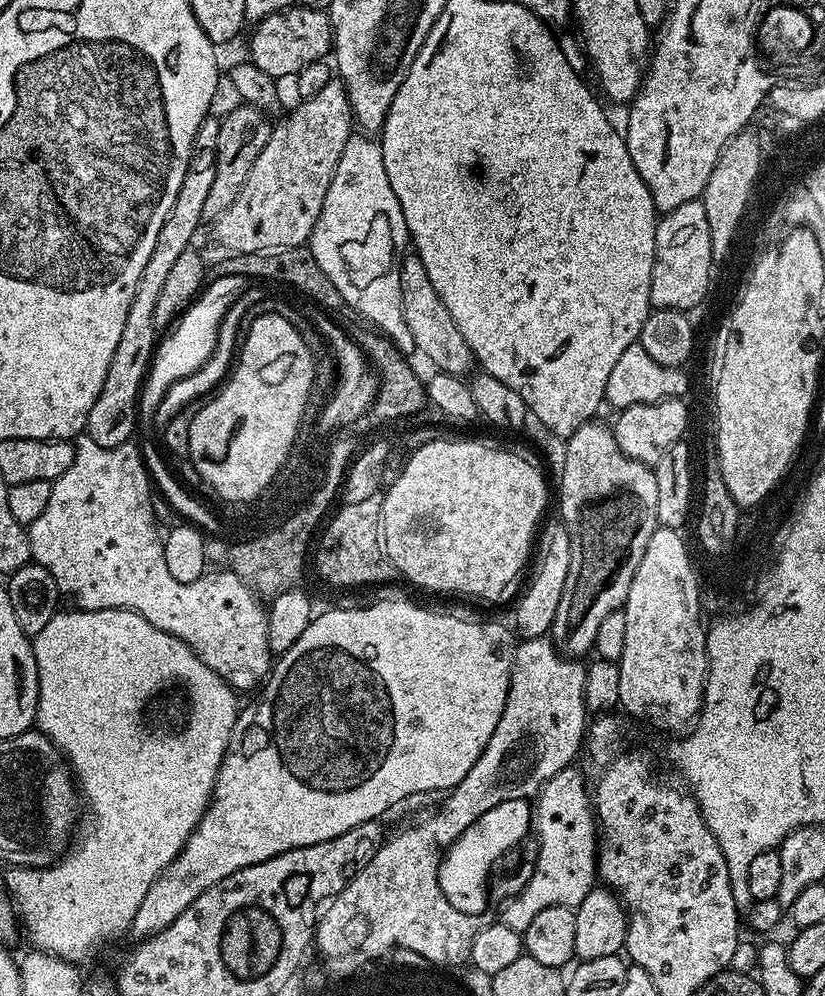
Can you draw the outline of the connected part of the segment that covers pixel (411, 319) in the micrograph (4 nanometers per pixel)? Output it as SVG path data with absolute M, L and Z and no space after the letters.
M408 254L401 260L400 281L402 318L406 318L410 334L414 334L416 352L424 355L433 364L433 369L461 378L467 377L473 371L471 368L474 368L472 351L470 346L466 346L466 338L462 338L458 326L450 318L450 310L442 306L442 298L438 298L438 290L434 290L434 285L430 283L430 278L426 275L426 266L422 266L419 256Z

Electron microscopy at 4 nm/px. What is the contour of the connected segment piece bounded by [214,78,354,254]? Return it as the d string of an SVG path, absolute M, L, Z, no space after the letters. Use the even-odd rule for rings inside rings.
M333 78L319 94L314 94L312 100L300 100L297 105L281 124L273 127L266 146L262 146L262 154L258 154L254 166L250 166L242 194L238 194L230 210L214 222L216 240L228 248L224 250L229 253L268 252L309 243L318 214L322 214L322 202L326 202L326 190L330 190L338 158L342 158L346 142L354 135L354 117L344 82L339 78Z

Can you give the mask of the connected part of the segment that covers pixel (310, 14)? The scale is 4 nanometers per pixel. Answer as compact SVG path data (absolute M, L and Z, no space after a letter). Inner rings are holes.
M293 6L285 8L282 12L270 14L266 19L259 21L252 32L252 41L248 44L247 54L253 64L256 64L258 70L264 70L266 74L275 78L294 78L310 62L318 62L325 59L332 52L332 26L327 11L318 11L314 9Z

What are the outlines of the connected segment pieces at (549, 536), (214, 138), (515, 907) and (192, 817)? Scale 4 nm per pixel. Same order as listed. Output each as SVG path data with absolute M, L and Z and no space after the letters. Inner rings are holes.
M562 522L545 523L538 532L538 543L534 548L534 564L532 581L528 589L519 597L520 605L516 608L516 628L523 639L547 637L552 630L554 614L558 610L558 602L562 602L562 590L566 590L566 574L570 574L570 534Z
M212 114L204 119L202 126L198 126L192 143L190 162L186 166L186 174L182 174L178 198L174 198L174 206L170 214L166 214L162 230L158 230L154 250L150 250L150 262L146 262L142 278L138 278L136 293L130 302L130 311L126 313L126 326L122 326L122 338L118 338L114 358L110 358L110 370L106 370L106 382L102 382L102 390L88 415L86 434L94 438L98 446L113 448L127 444L133 439L132 431L136 428L138 401L144 386L144 377L148 374L148 366L152 363L158 343L154 306L157 305L158 296L171 268L174 267L174 262L184 250L193 247L192 239L195 238L196 231L202 227L202 206L206 204L206 197L210 194L210 185L214 183L216 173L219 129L220 120Z
M565 770L554 774L535 797L534 831L540 841L536 852L536 869L517 896L502 909L502 923L523 934L541 910L562 906L575 910L582 898L590 894L598 880L598 821L594 804L584 793L584 776Z
M107 608L106 610L71 610L64 612L58 610L46 627L32 640L32 649L36 655L38 666L38 678L40 679L40 697L36 707L35 727L48 736L52 743L60 749L74 773L75 783L79 791L88 799L88 808L92 811L92 829L88 837L80 844L80 849L67 858L46 868L22 868L12 866L8 873L2 876L3 883L8 886L8 895L12 897L13 905L18 913L19 923L28 931L28 940L31 947L38 952L46 952L58 959L79 962L84 960L99 944L115 938L119 932L129 931L134 914L138 906L142 906L142 898L146 898L146 890L162 874L170 862L186 846L188 835L198 826L200 819L212 800L212 791L216 785L216 775L220 769L220 763L224 761L224 751L228 749L230 734L236 725L238 715L238 693L231 684L228 684L221 676L206 666L202 658L186 642L182 642L169 632L158 630L146 622L144 616L130 608Z

